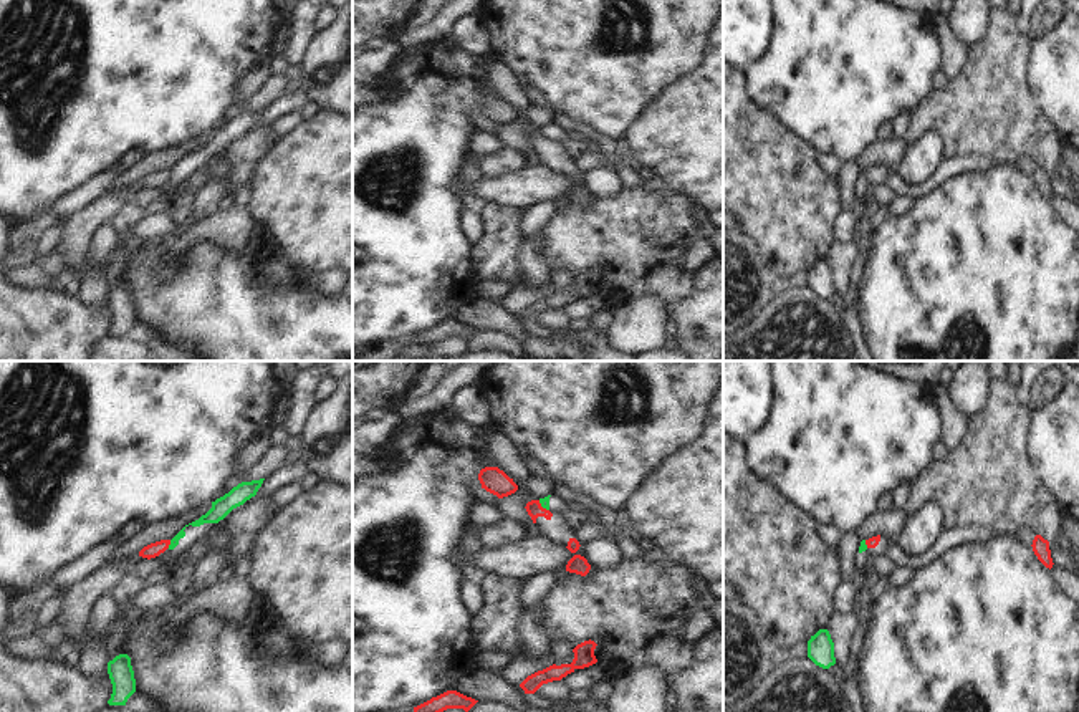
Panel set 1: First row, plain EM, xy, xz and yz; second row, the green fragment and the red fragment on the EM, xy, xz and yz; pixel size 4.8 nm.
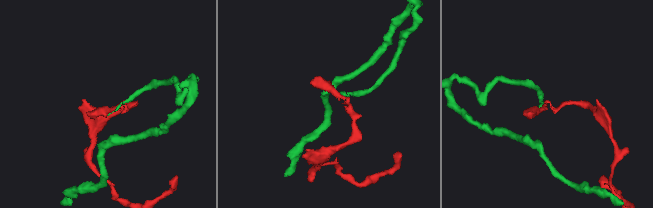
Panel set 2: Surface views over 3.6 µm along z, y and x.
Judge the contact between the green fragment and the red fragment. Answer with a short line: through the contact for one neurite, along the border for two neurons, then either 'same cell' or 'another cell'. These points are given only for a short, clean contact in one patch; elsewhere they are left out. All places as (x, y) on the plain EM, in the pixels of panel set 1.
xy (171, 169), (167, 176) | another cell

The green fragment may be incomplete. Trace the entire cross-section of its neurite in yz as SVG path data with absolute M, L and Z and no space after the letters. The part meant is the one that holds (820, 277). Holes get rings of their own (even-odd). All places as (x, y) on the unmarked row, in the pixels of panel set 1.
M819 258L808 270L808 286L819 296L829 298L836 293L834 272L827 258Z

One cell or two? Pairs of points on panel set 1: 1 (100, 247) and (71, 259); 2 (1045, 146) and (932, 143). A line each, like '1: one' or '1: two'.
1: two
2: two

